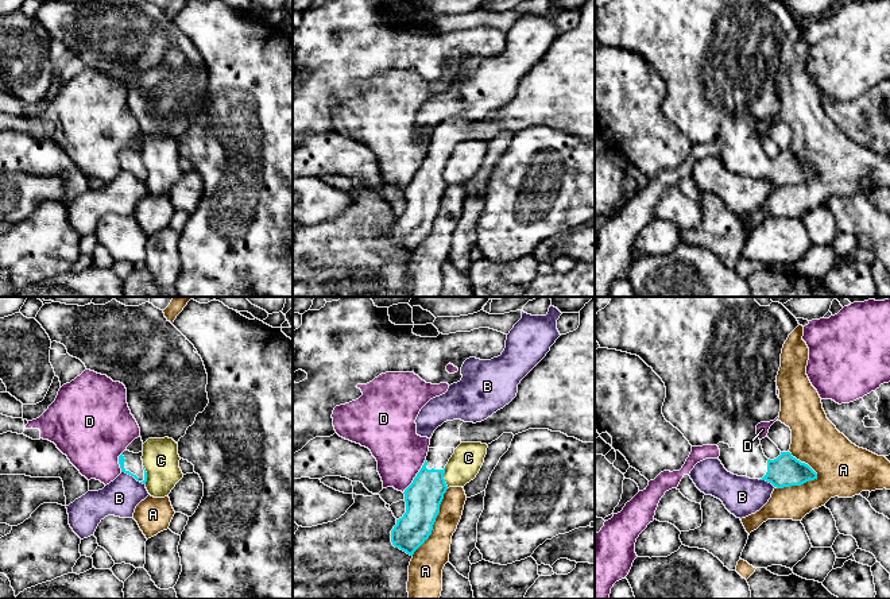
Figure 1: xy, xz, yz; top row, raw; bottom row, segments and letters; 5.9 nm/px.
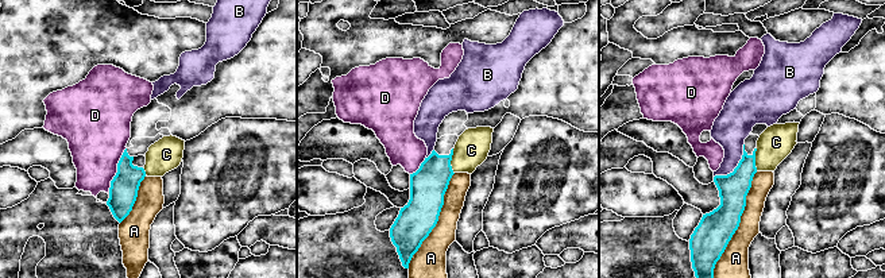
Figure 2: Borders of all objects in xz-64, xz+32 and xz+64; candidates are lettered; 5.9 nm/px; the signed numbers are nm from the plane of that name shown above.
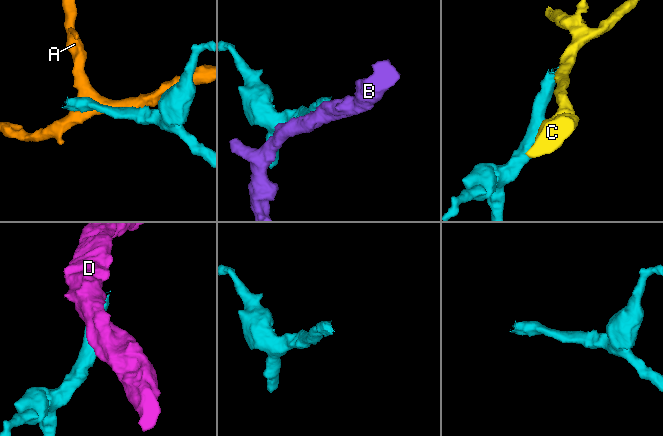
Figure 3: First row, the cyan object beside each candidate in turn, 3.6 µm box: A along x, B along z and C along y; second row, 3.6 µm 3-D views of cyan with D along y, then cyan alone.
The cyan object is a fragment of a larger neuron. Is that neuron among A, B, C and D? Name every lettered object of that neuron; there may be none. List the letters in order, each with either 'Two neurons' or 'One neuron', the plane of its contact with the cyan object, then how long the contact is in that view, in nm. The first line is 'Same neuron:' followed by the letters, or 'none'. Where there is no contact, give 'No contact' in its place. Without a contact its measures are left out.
Same neuron: none
A: Two neurons. Touches cyan in yz. Shared border 260 nm
B: Two neurons. Touches cyan in xy. Shared border 170 nm
C: Two neurons. Touches cyan in xz. Shared border 140 nm
D: Two neurons. Touches cyan in xz. Shared border 240 nm

